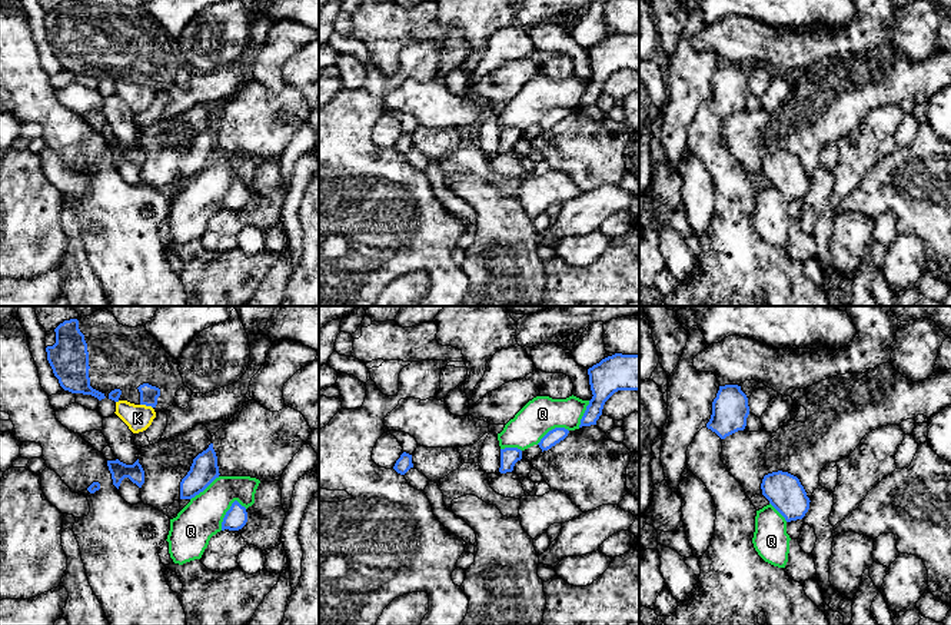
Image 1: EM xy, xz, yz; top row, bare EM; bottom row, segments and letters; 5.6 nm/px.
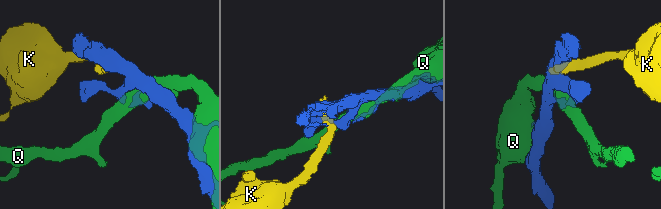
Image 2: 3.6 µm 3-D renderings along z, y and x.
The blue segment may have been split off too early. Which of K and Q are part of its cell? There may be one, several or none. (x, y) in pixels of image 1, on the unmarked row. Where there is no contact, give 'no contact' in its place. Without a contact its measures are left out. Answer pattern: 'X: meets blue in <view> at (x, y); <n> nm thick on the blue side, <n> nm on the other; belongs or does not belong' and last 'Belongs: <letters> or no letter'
K: meets blue in xy at (146, 85); 100 nm thick on the blue side, 150 nm on the other; does not belong
Q: meets blue in xy at (225, 195); 120 nm thick on the blue side, 240 nm on the other; belongs
Belongs: Q

